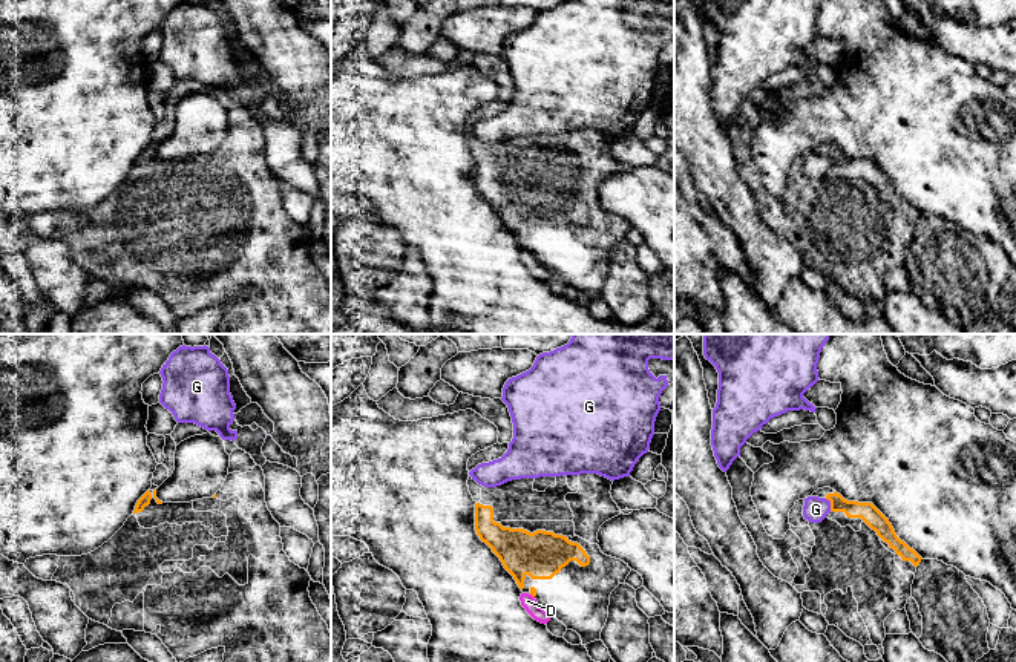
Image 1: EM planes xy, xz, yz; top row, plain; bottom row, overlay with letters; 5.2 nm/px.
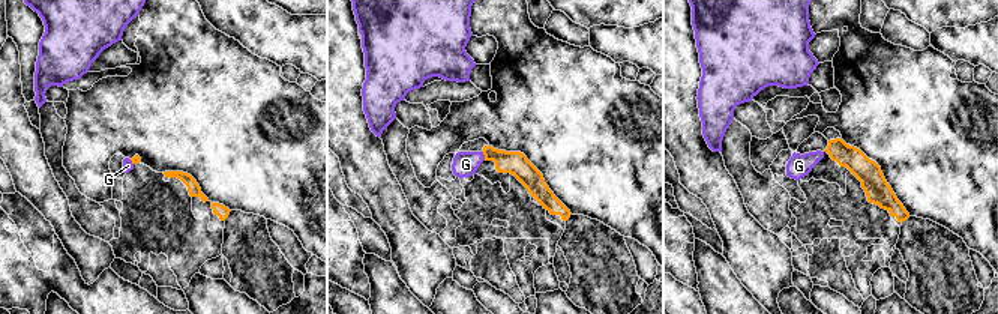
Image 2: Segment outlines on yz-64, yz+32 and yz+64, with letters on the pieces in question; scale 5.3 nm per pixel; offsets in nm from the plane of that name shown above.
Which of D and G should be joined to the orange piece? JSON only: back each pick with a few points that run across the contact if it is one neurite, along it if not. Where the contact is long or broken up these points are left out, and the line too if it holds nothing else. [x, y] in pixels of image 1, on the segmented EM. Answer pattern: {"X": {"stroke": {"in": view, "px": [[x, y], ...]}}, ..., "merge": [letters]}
{"merge": []}

